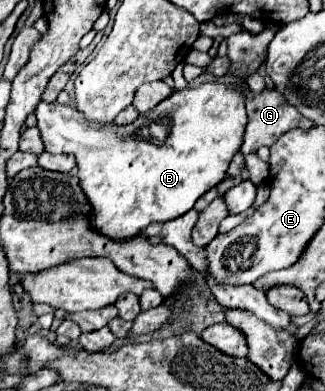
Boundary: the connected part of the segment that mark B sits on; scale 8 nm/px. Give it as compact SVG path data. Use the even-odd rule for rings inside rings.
M219 81L187 85L181 91L173 91L167 101L153 107L143 115L143 119L139 115L137 121L125 127L115 127L113 123L105 127L99 123L87 123L73 105L45 101L37 105L35 115L37 127L41 129L45 141L45 151L73 153L77 157L79 181L89 203L93 205L93 227L111 239L133 237L153 221L163 223L193 209L195 201L205 191L225 179L233 155L241 149L247 121L245 97L241 97L241 89L221 85Z

